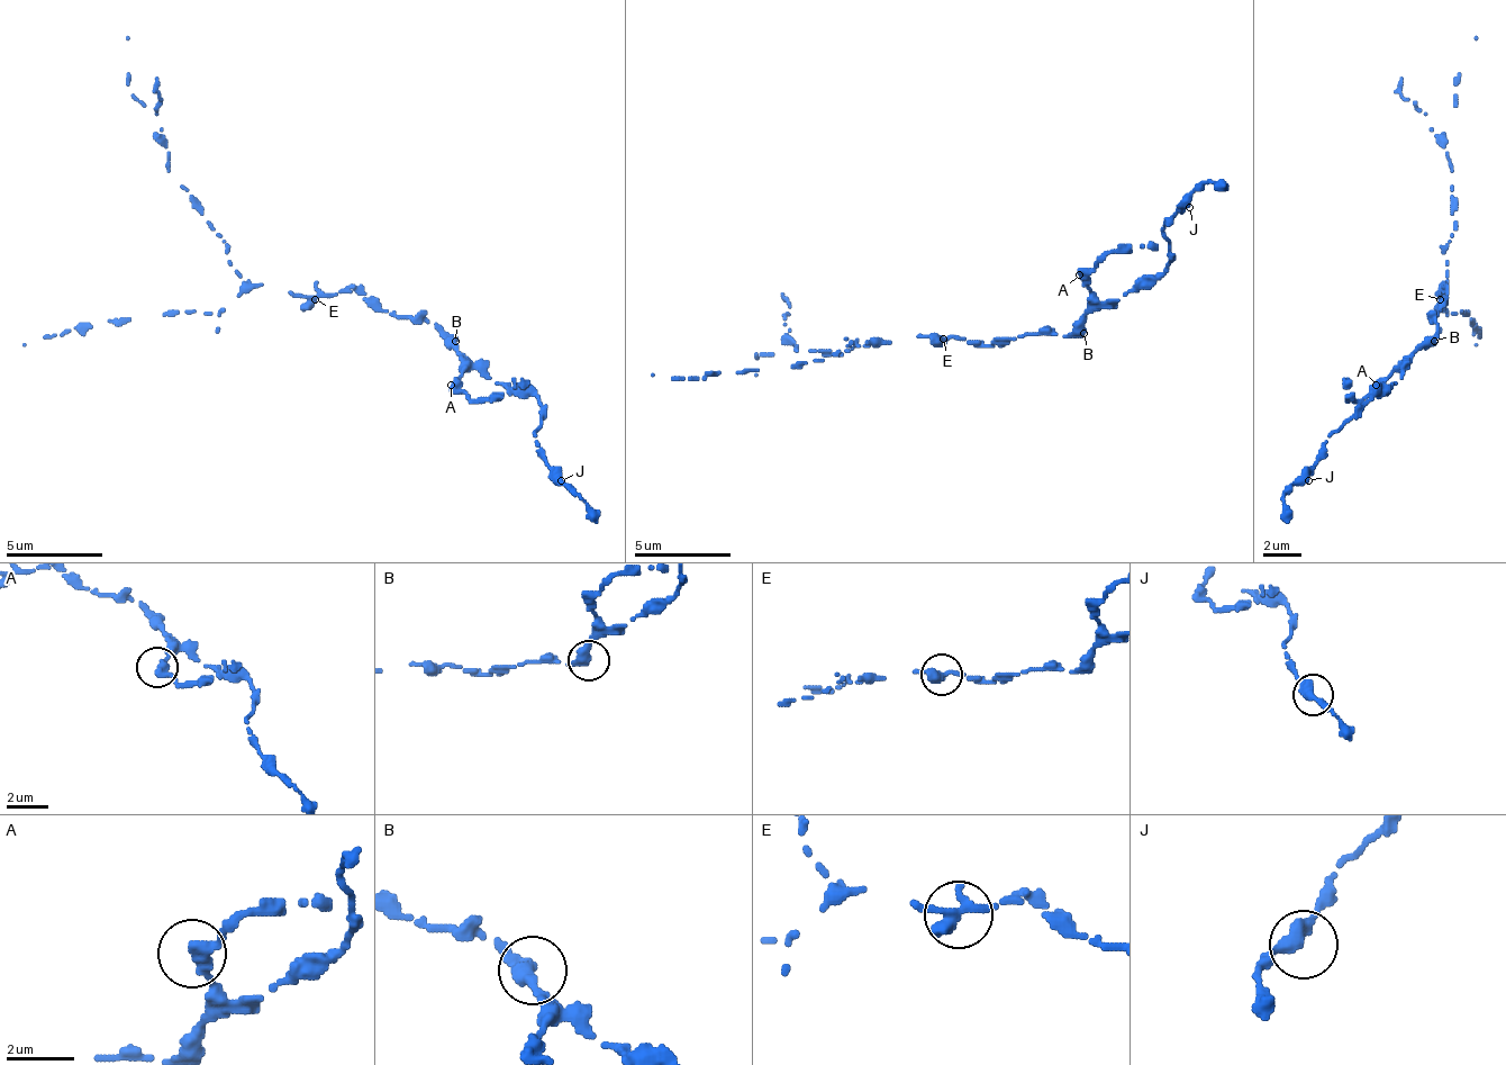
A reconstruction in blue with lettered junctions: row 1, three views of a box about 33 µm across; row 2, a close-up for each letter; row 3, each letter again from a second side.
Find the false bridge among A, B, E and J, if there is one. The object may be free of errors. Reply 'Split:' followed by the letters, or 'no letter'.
Split: E

